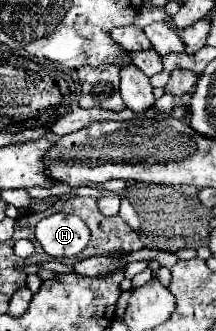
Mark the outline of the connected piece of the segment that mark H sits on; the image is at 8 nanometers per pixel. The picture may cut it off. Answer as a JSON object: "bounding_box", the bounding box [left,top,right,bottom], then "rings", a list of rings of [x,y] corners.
{"bounding_box":[35,212,89,258],"rings":[[[63,212],[39,220],[35,236],[41,248],[53,258],[73,258],[89,244],[87,224],[79,216]]]}

